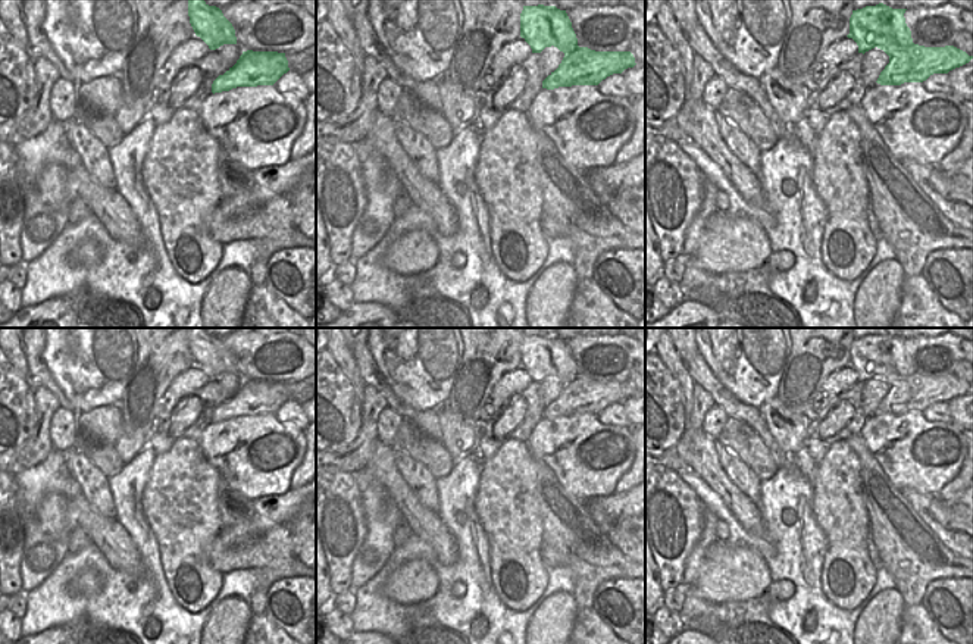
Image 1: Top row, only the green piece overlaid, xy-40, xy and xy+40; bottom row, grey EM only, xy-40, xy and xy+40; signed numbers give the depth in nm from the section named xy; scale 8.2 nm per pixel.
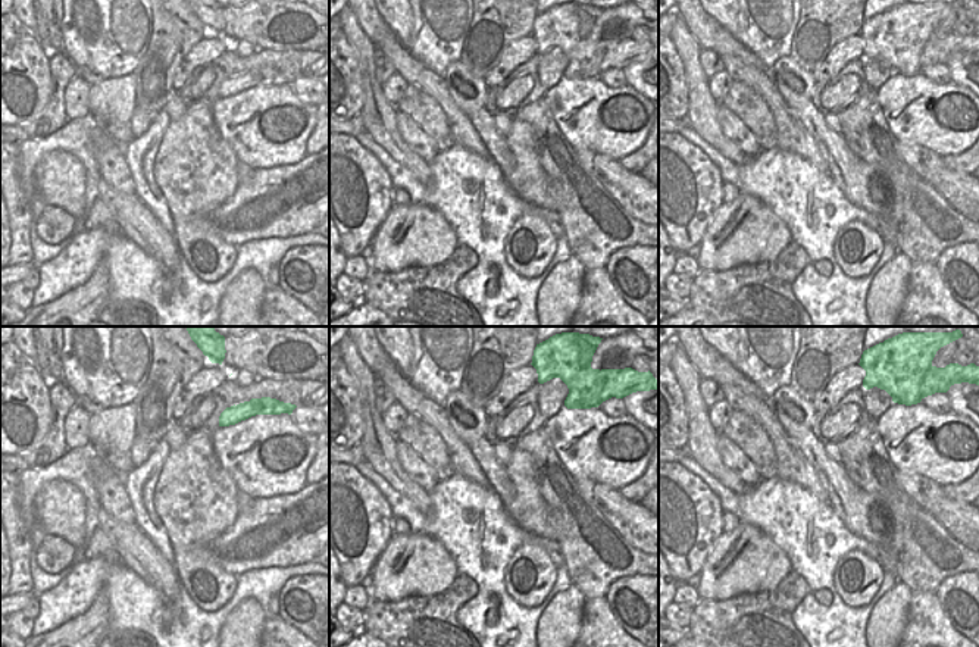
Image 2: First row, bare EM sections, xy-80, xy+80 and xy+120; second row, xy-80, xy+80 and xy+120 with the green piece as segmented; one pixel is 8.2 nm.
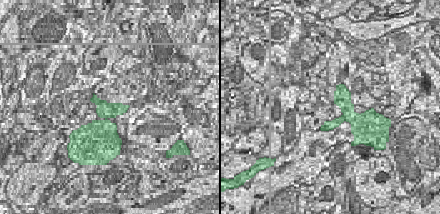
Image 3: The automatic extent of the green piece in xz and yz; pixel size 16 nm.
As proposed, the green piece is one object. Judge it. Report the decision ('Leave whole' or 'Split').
Split.

